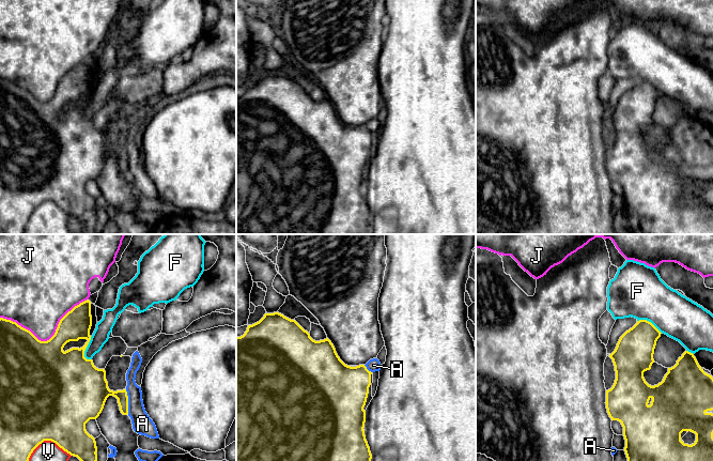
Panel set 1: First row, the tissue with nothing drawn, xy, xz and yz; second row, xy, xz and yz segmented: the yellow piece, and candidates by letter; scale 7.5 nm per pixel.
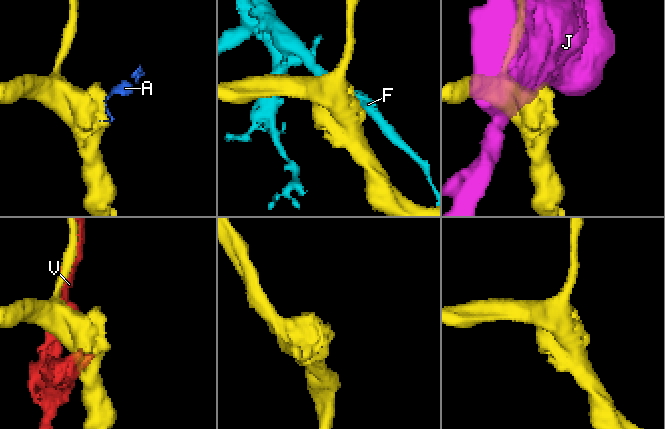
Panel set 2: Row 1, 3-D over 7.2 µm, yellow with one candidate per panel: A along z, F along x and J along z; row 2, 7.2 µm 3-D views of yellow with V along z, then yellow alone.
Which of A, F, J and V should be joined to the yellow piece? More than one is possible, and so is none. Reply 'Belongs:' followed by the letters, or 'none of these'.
Belongs: none of these

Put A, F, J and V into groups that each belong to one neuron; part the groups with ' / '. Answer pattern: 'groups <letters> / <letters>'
groups A / F / J / V

